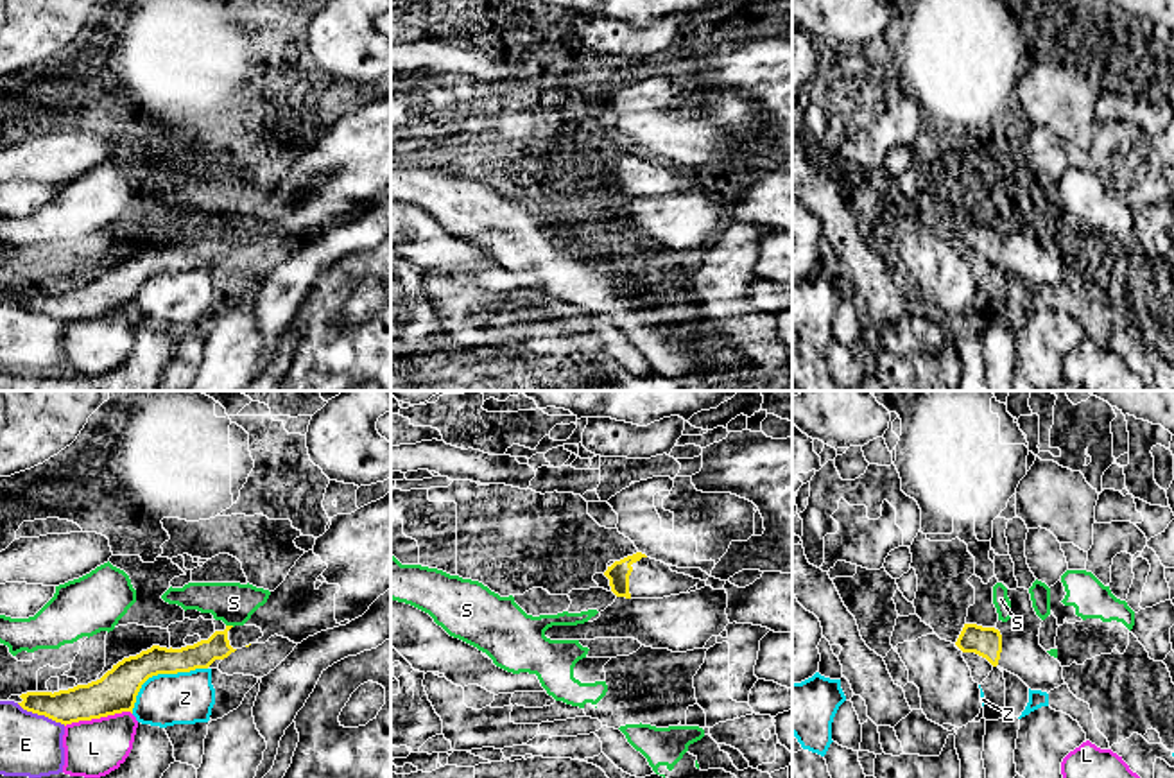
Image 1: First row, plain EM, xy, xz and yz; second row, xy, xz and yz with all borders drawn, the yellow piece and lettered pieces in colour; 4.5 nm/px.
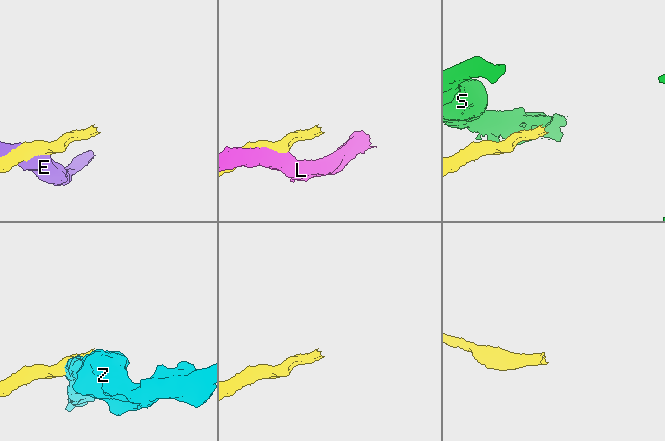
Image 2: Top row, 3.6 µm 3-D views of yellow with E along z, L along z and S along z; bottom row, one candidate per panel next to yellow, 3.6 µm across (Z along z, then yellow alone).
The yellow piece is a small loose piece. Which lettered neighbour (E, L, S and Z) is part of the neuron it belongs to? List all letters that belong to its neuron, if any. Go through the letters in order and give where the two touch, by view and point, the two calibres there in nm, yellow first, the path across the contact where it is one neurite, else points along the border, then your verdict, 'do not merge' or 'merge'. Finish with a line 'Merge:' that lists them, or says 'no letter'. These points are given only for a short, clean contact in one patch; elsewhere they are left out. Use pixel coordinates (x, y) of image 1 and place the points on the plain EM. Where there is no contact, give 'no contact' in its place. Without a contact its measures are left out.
E: xy (42, 312) | 160/280 nm | do not merge
L: xy (97, 316) | 190/260 nm | do not merge
S: xy (230, 224) | 120/190 nm | along xy (226, 223), (233, 224) | do not merge
Z: xy (160, 271) | 190/240 nm | do not merge
Merge: no letter

